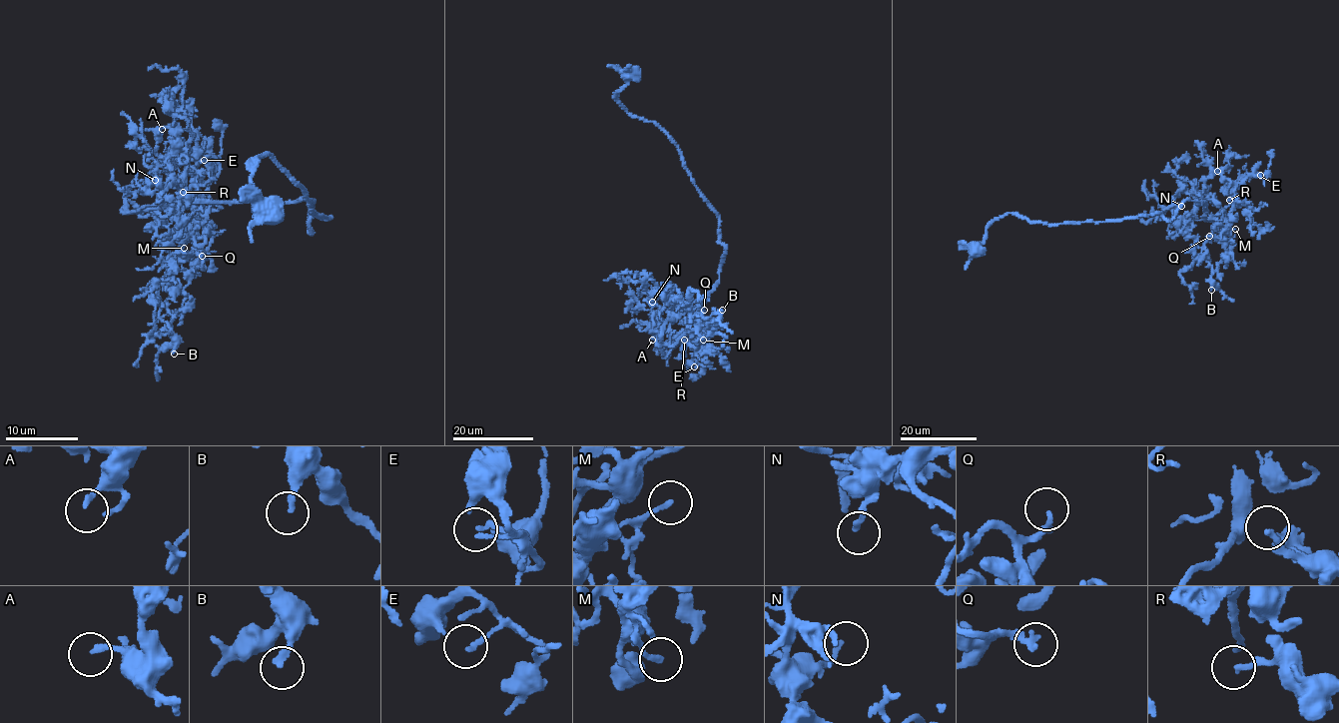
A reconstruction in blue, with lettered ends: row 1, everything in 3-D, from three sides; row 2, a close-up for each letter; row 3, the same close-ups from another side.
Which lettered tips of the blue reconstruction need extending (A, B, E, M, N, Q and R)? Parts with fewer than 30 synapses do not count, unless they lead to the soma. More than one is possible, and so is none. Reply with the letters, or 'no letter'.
no letter

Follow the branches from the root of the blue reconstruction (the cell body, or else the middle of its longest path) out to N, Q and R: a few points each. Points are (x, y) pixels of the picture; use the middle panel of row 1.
N: (629, 73), (620, 104), (677, 147), (724, 246), (719, 282), (699, 304), (672, 315), (659, 294), (652, 302)
Q: (629, 73), (620, 104), (677, 147), (724, 246), (715, 287), (668, 321), (662, 343), (694, 334), (704, 310)
R: (629, 73), (620, 104), (677, 147), (724, 246), (713, 291), (664, 326), (663, 358), (684, 340)

